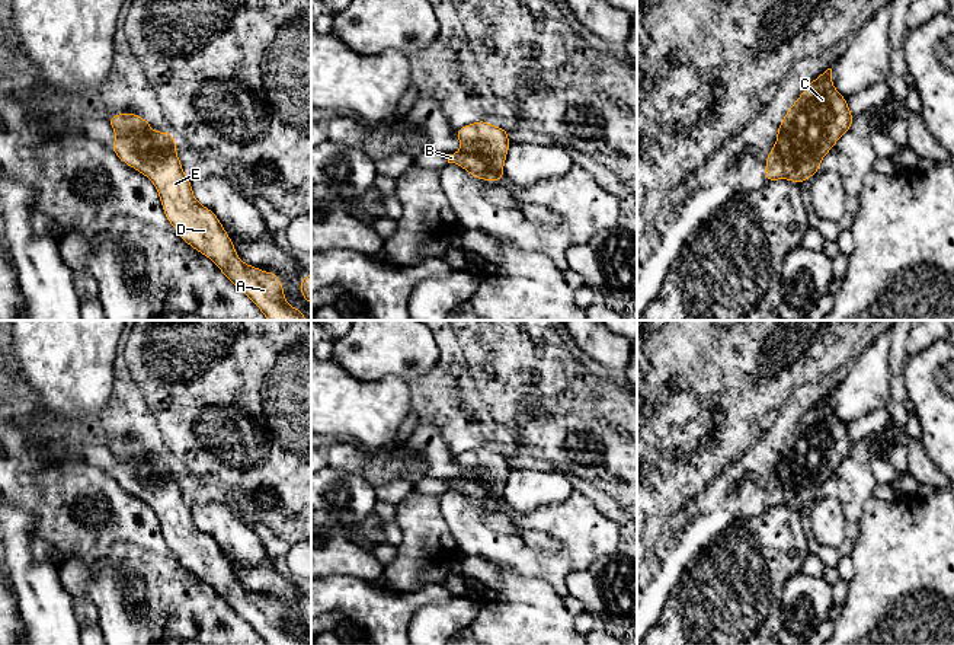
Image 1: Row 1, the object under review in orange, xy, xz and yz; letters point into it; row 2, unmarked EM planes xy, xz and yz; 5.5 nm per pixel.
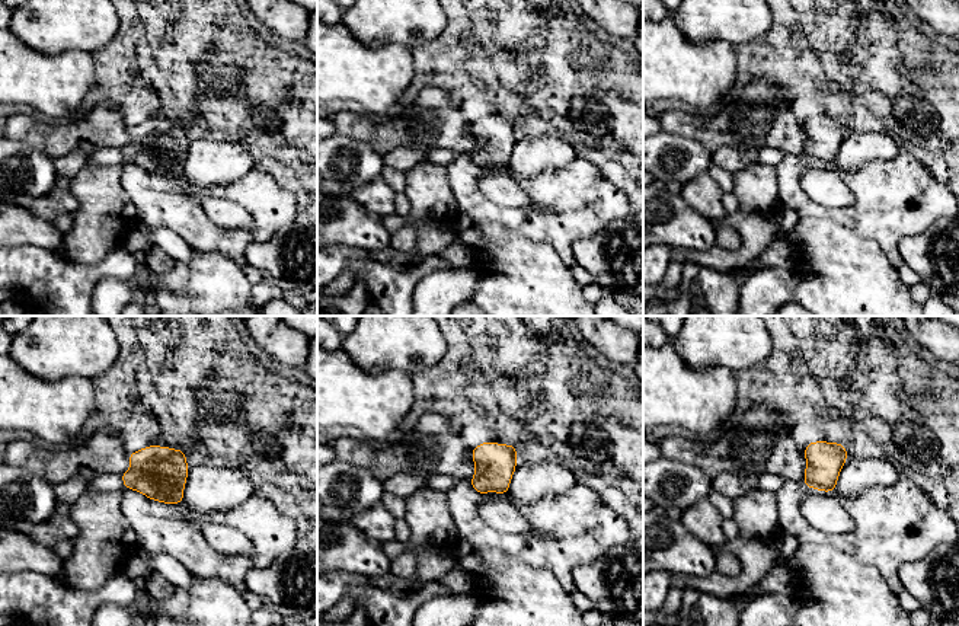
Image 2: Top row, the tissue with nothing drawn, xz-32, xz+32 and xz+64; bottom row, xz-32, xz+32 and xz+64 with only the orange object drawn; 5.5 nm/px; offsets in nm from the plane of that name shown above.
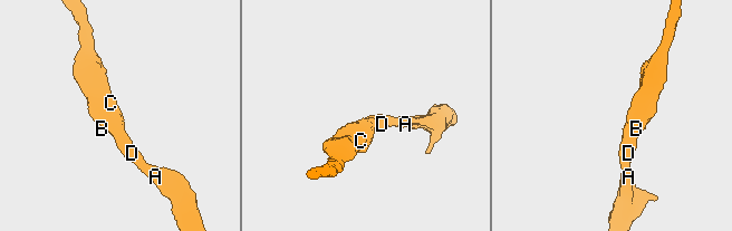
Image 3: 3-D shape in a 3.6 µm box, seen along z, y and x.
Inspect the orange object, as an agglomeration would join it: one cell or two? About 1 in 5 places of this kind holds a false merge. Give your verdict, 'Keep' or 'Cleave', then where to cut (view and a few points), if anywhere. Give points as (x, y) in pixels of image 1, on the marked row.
Keep. No split

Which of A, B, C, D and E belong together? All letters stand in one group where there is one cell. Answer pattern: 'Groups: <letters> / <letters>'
Groups: A B C D E

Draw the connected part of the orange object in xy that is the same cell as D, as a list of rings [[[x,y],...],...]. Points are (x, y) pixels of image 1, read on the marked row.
[[[135,112],[113,114],[108,122],[116,134],[111,150],[124,163],[154,183],[169,223],[189,246],[209,258],[260,309],[268,320],[307,320],[300,309],[292,307],[285,300],[284,285],[279,282],[278,274],[263,272],[260,268],[249,266],[238,259],[234,243],[215,213],[199,204],[193,197],[191,179],[185,176],[182,163],[176,154],[176,138],[169,131],[156,134],[151,125]]]

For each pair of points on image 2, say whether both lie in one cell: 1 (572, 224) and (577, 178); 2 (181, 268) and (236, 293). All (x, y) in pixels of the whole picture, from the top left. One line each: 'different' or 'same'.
1: same
2: different

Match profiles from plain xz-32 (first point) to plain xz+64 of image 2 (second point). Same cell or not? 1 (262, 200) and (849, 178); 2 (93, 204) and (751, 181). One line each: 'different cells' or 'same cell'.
1: same cell
2: same cell

